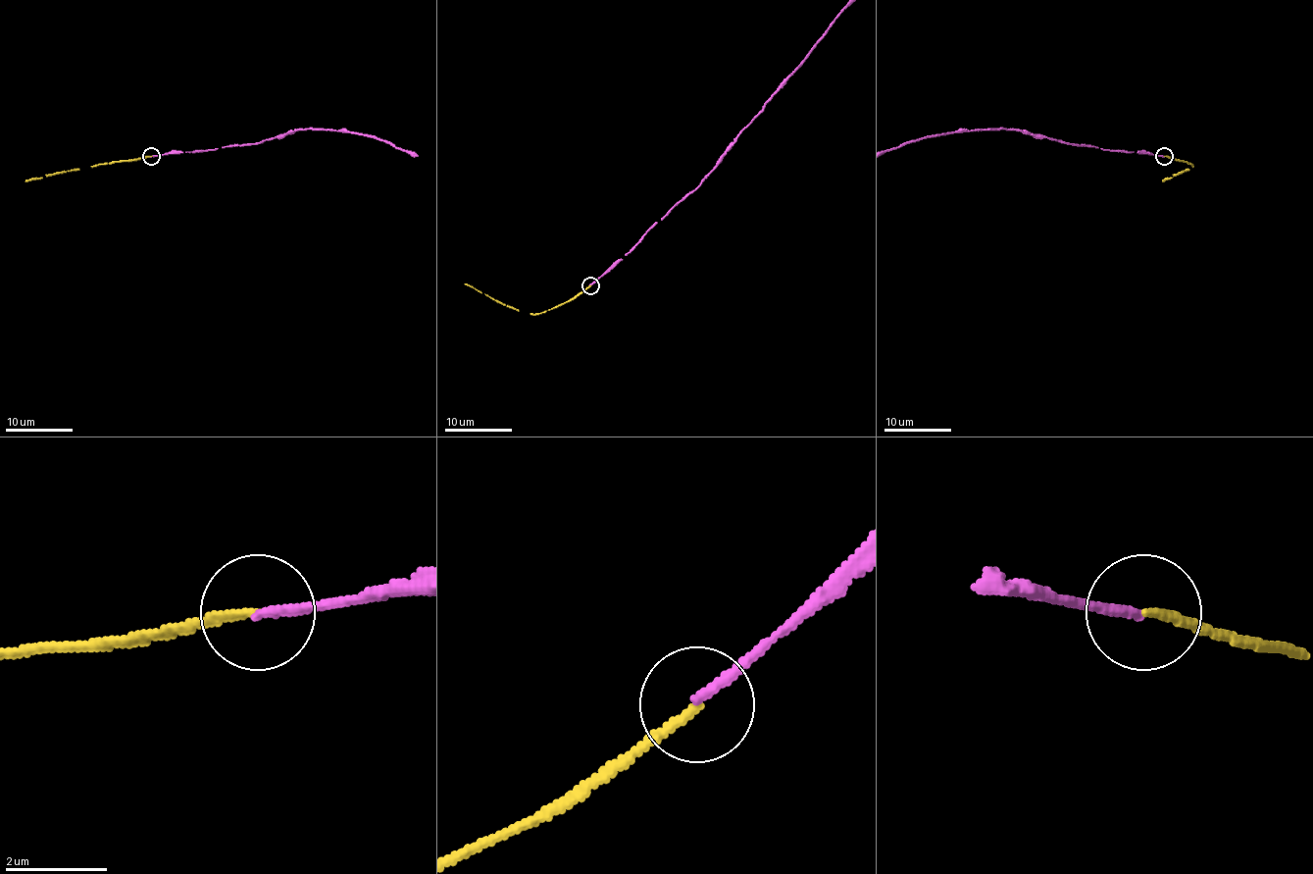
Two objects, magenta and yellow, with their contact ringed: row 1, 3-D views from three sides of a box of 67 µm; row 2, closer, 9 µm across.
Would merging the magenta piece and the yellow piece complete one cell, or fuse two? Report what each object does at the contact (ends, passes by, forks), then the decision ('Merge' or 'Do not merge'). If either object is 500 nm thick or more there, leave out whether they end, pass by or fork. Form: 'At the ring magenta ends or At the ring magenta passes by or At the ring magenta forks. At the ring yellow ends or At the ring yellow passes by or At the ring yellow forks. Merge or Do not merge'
At the ring magenta ends. At the ring yellow ends. Do not merge

